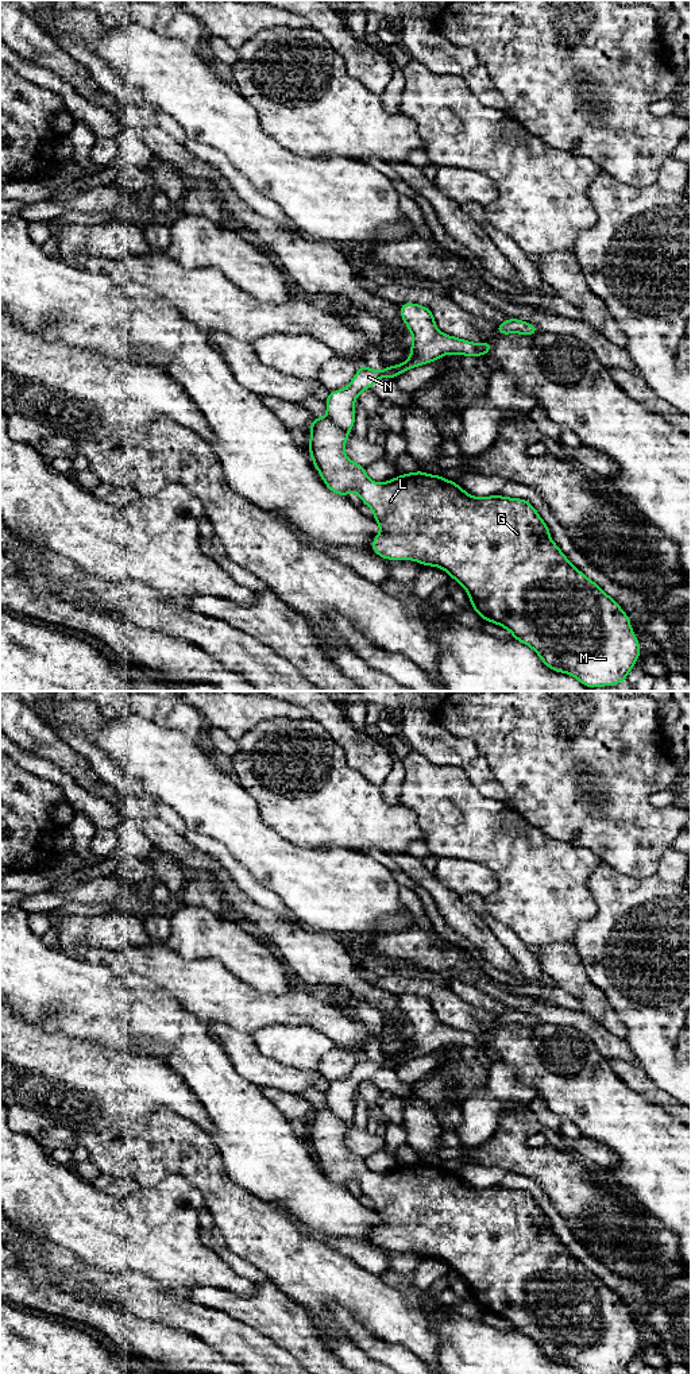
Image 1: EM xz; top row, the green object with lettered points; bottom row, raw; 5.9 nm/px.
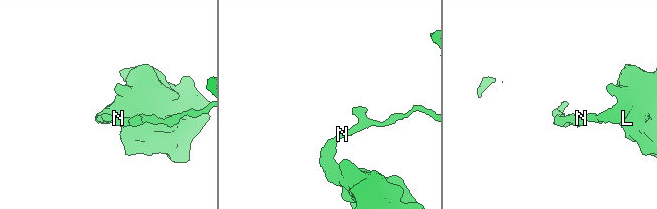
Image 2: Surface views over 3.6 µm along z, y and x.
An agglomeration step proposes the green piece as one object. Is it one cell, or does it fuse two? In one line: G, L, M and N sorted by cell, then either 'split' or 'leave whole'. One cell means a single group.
G L M / N; split

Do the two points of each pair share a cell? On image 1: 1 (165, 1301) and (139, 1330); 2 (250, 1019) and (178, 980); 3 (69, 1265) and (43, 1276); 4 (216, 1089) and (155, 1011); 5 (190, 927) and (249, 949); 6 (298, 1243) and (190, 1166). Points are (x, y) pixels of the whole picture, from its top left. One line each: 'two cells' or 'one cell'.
1: two cells
2: one cell
3: two cells
4: one cell
5: one cell
6: one cell

